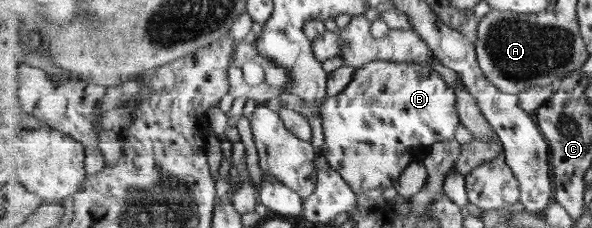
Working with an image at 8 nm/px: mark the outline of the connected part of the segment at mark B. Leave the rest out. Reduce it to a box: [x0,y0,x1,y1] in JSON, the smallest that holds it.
[321,60,461,196]

